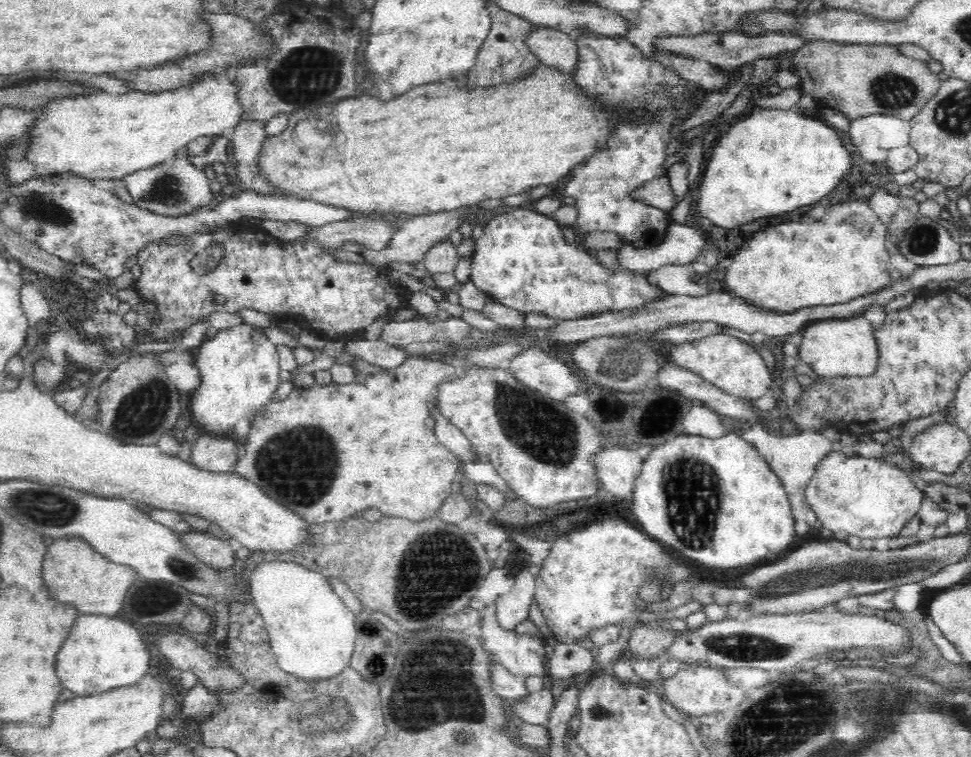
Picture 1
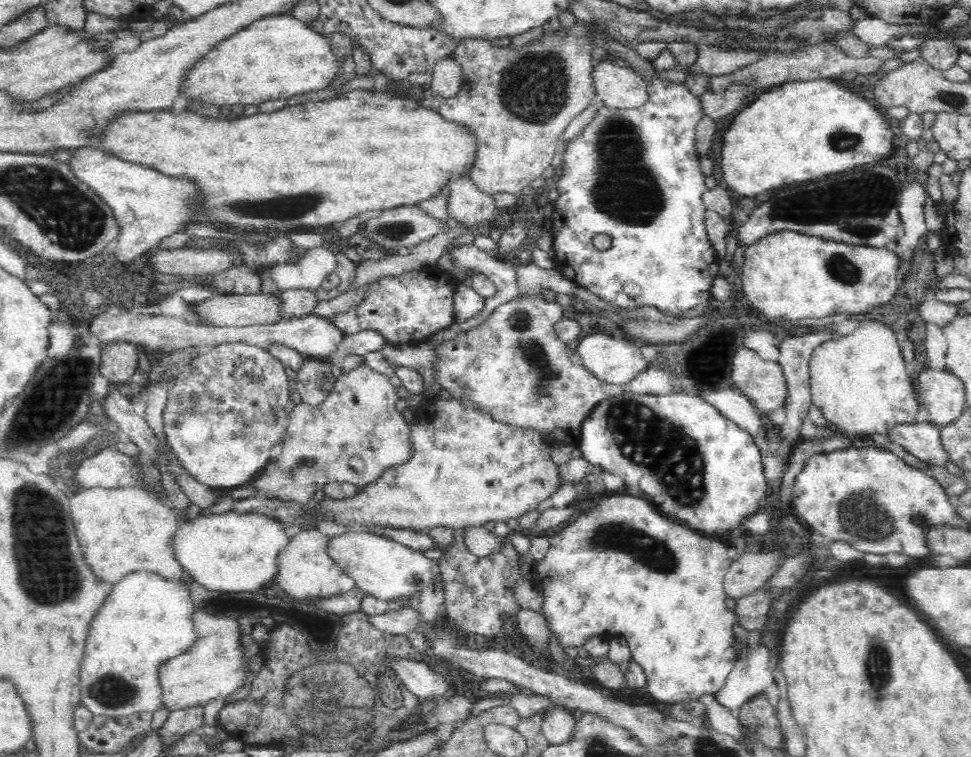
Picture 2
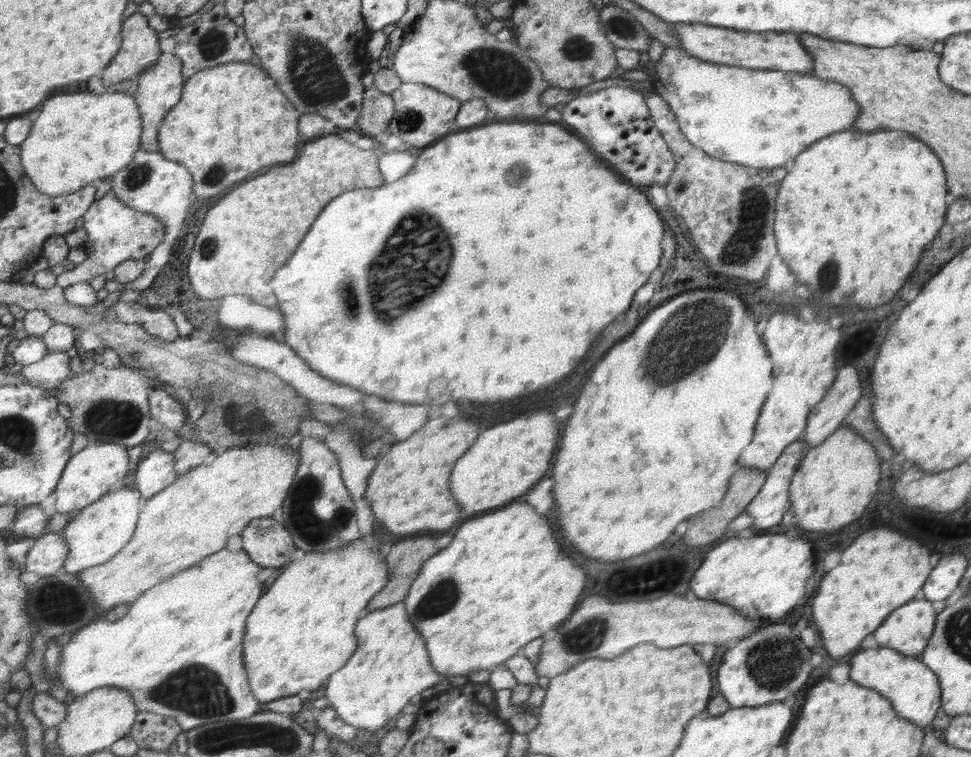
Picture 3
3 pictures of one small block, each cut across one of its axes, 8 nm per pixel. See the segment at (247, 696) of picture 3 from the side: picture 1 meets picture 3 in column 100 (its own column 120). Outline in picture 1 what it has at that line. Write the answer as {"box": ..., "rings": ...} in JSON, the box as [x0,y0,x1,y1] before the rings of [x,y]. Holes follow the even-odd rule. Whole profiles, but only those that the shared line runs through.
{"box":[54,615,149,696],"rings":[[[100,615],[76,616],[76,622],[68,630],[68,636],[58,648],[54,670],[63,688],[75,692],[78,696],[95,695],[114,689],[131,687],[149,672],[149,643],[143,630],[136,630],[132,624]]]}

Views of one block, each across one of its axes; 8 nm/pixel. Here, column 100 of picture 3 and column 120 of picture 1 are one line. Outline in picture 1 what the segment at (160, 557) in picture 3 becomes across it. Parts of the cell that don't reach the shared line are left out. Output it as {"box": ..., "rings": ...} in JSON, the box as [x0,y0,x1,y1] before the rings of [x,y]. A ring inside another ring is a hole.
{"box":[40,539,138,616],"rings":[[[82,539],[54,540],[47,546],[40,573],[48,597],[58,604],[72,607],[76,614],[80,615],[116,616],[122,608],[128,586],[132,584],[132,580],[138,578],[130,567],[107,561],[104,556],[88,547],[88,544],[84,543]]]}

